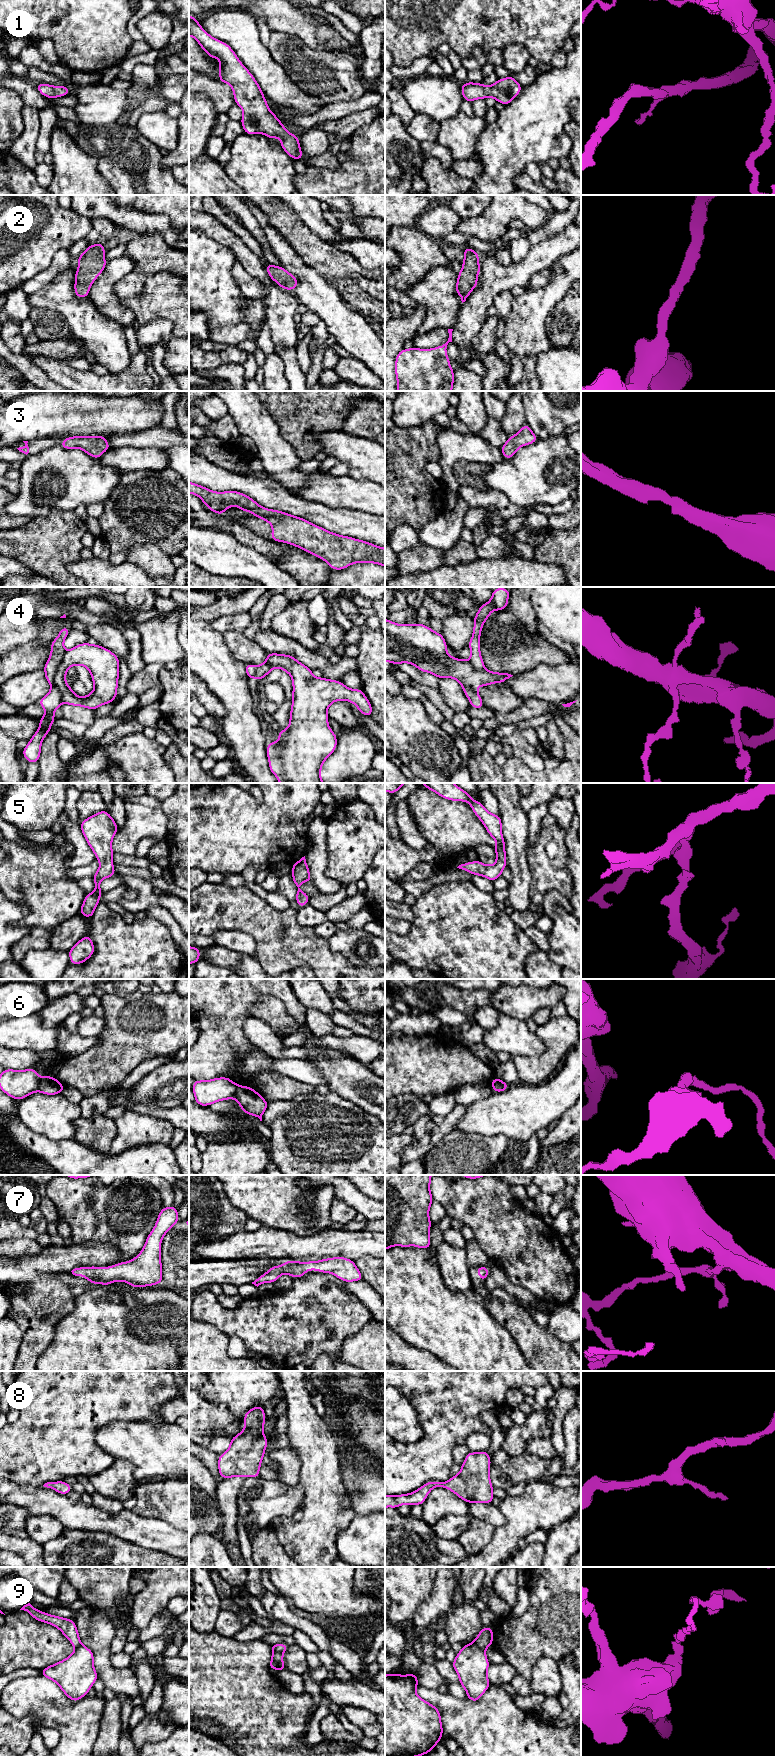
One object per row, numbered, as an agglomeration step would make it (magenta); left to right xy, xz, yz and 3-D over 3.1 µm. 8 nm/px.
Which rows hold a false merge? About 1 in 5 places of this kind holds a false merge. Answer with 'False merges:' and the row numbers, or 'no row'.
False merges: 4, 6, 9

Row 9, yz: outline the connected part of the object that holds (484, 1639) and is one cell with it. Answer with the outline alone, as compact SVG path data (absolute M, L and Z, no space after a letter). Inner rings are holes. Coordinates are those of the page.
M484 1626L473 1643L483 1650L493 1645L493 1627Z

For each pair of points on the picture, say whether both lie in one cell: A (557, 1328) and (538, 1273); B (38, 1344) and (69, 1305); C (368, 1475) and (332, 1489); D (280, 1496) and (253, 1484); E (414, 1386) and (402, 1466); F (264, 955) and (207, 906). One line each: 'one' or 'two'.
A: two
B: one
C: two
D: one
E: one
F: one

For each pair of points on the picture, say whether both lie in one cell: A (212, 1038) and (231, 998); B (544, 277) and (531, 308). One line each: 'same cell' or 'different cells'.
A: same cell
B: different cells

